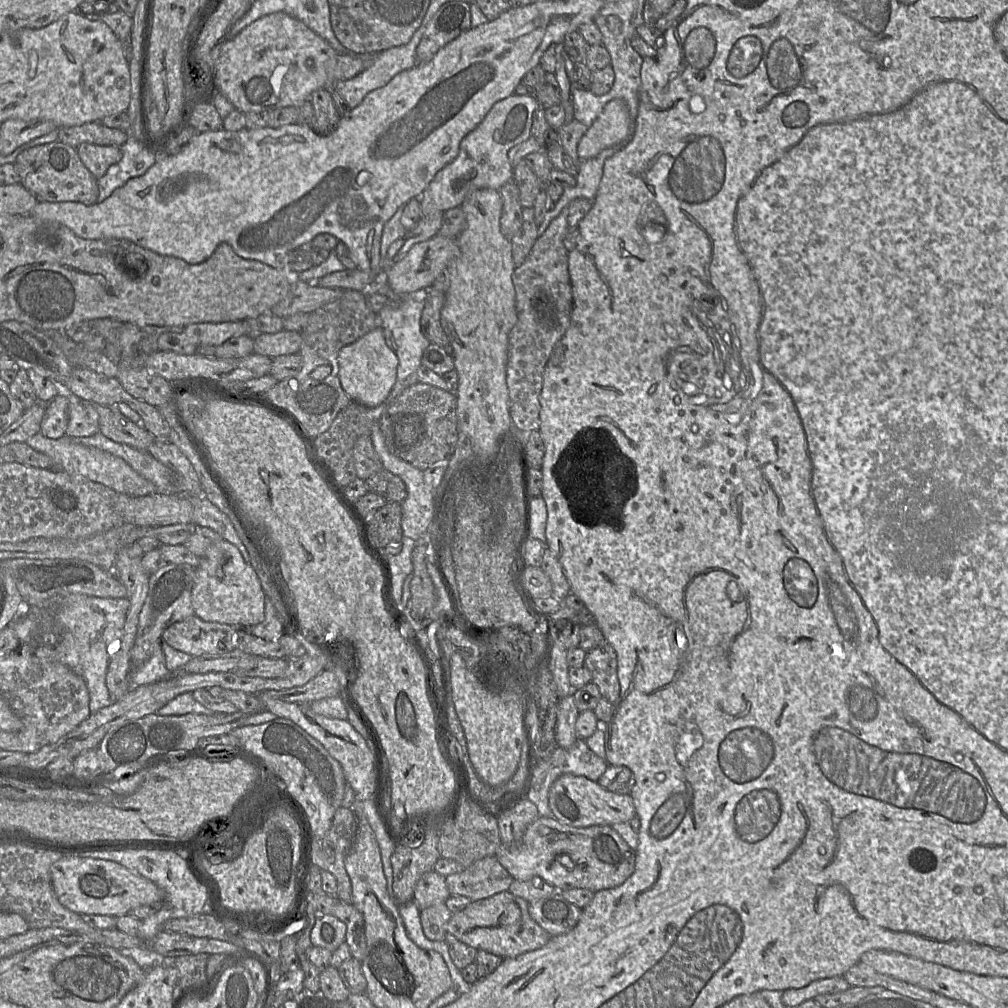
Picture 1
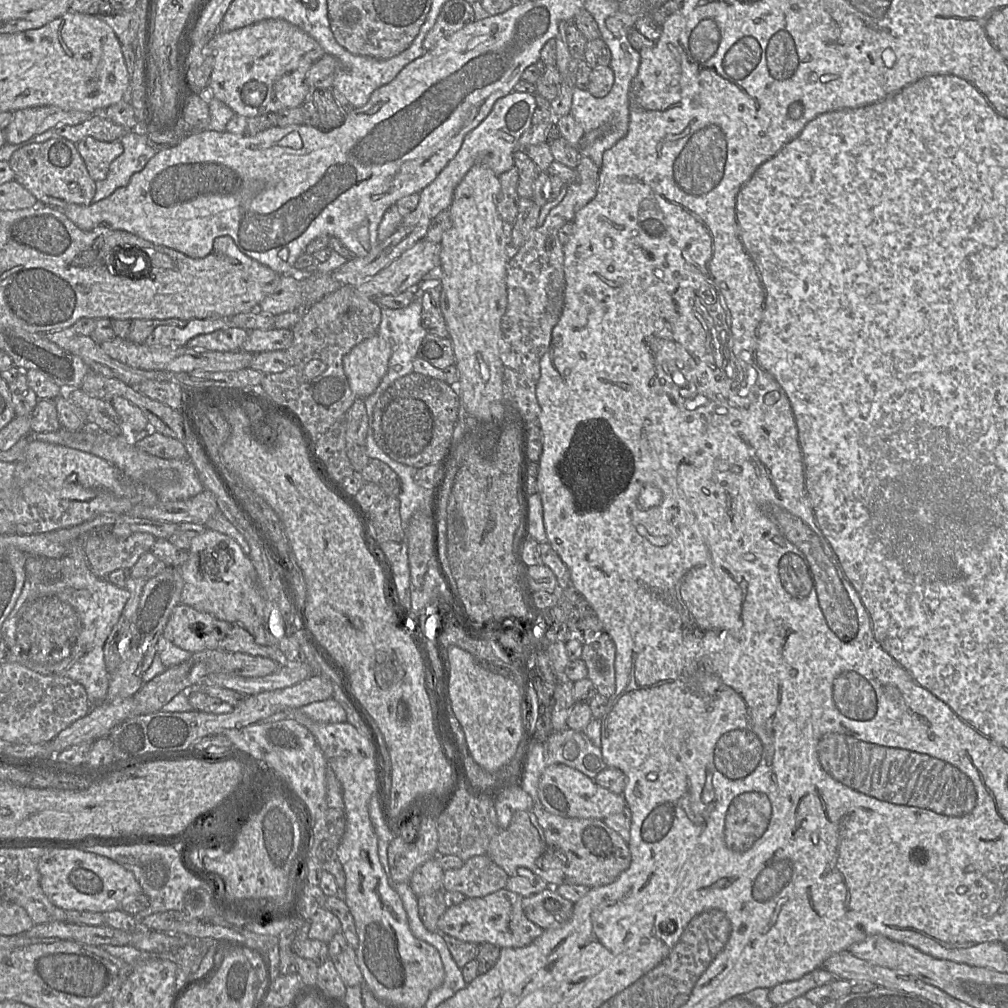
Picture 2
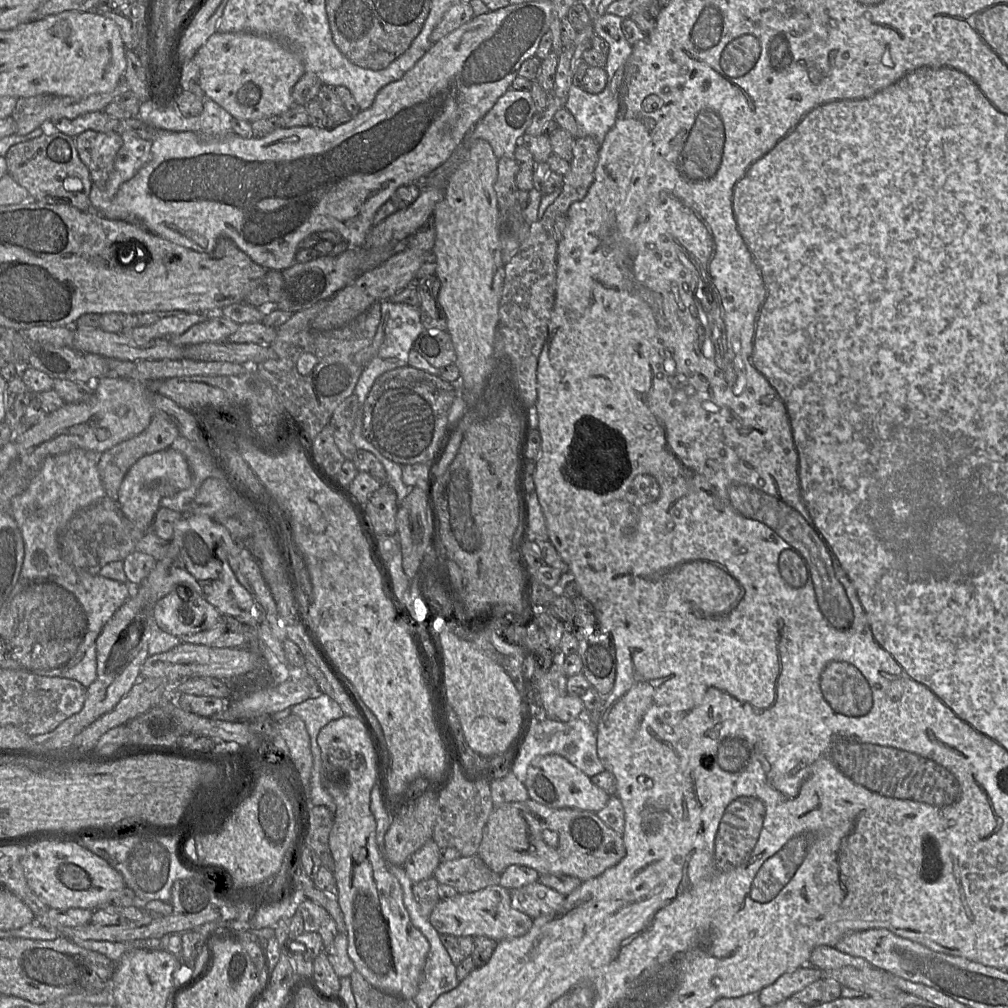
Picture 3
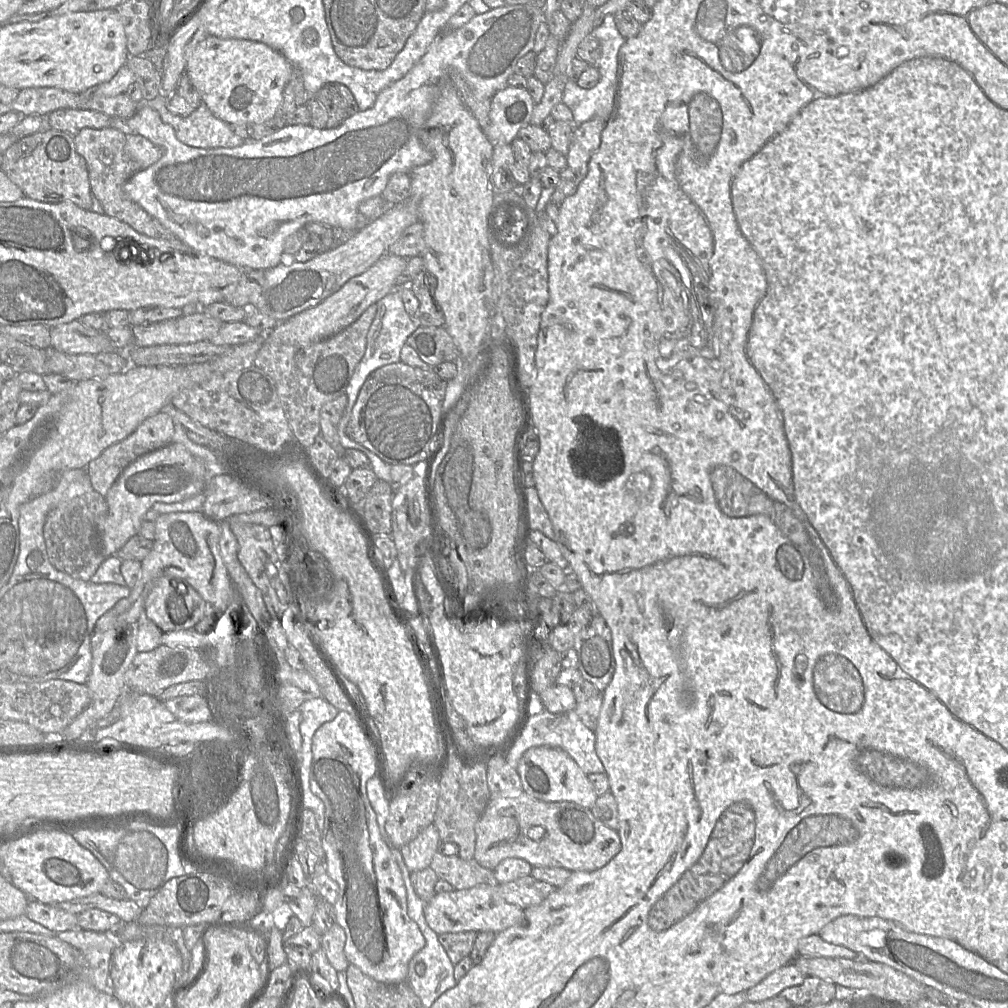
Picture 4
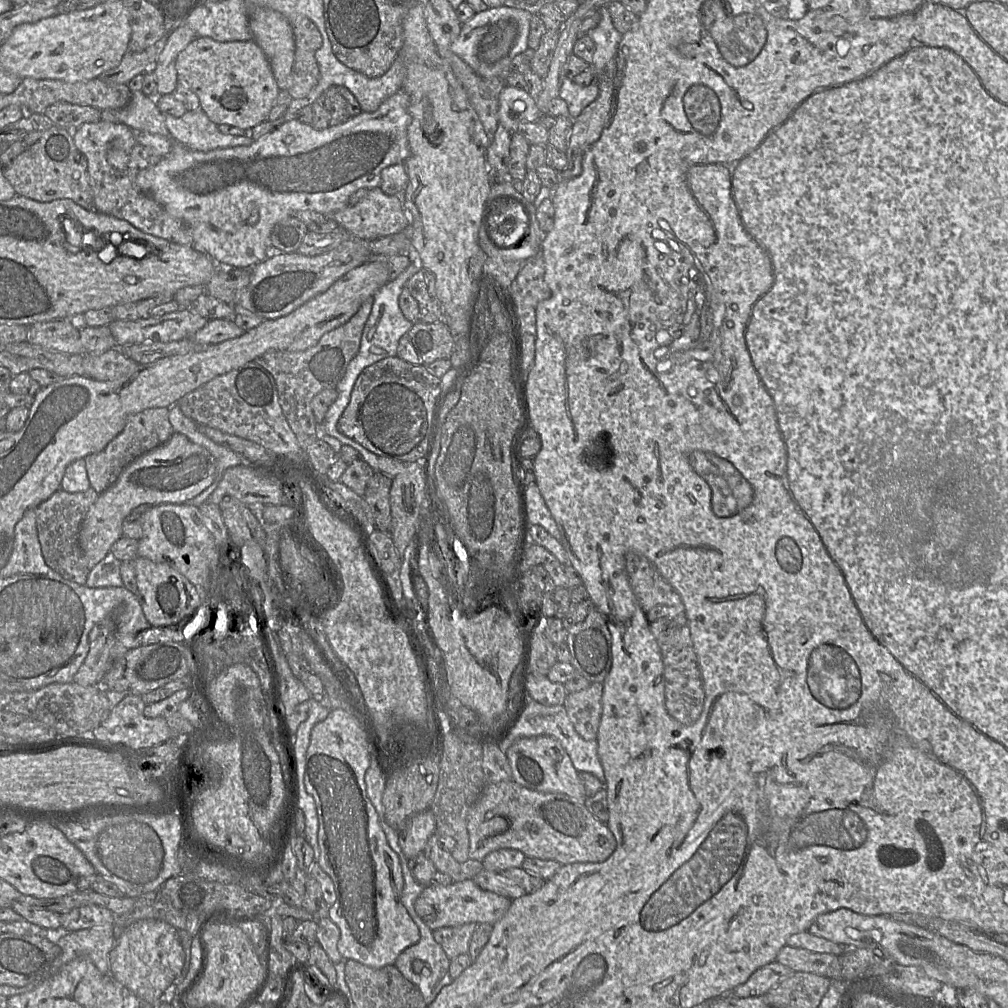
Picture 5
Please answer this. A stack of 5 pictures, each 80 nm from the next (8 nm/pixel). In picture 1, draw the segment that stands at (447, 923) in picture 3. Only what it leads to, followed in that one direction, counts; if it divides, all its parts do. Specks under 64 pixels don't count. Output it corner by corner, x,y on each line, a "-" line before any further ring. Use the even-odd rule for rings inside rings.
509,891
472,901
463,910
453,913
447,932
461,942
501,958
515,958
545,946
551,936
529,914
529,903

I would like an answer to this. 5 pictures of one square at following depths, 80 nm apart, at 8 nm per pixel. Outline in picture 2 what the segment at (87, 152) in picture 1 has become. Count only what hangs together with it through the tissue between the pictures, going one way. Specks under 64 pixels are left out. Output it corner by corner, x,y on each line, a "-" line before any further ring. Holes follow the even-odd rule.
93,137
83,138
76,143
76,147
95,182
106,178
111,162
124,150
120,140
104,142

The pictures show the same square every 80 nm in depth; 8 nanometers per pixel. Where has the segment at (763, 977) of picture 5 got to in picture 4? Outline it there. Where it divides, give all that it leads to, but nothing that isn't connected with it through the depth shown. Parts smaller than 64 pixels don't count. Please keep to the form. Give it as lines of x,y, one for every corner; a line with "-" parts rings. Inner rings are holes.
794,964
782,966
767,975
760,983
746,991
750,1002
759,1002
779,996
785,988
800,985
806,975

